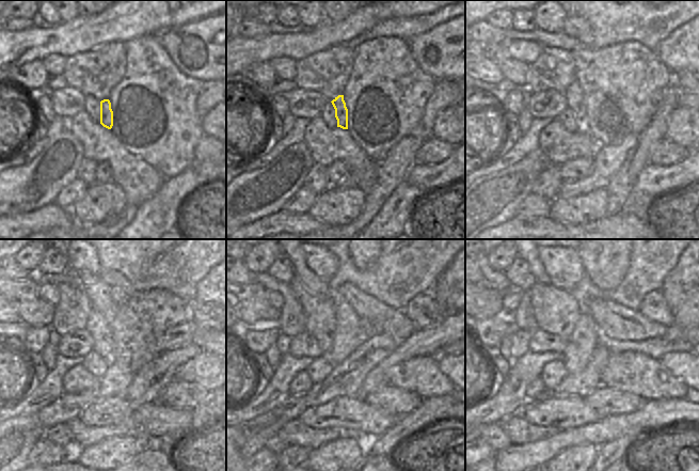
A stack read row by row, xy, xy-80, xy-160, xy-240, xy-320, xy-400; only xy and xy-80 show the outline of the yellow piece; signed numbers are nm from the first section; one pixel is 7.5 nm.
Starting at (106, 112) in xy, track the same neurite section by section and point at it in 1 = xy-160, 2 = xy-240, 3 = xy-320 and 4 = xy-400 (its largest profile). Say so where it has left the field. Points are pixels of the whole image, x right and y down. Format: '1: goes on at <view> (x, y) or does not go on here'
1: goes on at xy-160 (575, 98)
2: goes on at xy-240 (90, 330)
3: goes on at xy-320 (319, 313)
4: goes on at xy-400 (555, 311)

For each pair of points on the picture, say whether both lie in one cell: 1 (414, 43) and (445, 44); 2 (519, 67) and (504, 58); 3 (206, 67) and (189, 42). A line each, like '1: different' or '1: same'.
1: same
2: same
3: same

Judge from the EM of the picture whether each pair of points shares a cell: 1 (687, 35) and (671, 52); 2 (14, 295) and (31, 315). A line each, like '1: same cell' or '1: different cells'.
1: same cell
2: same cell

